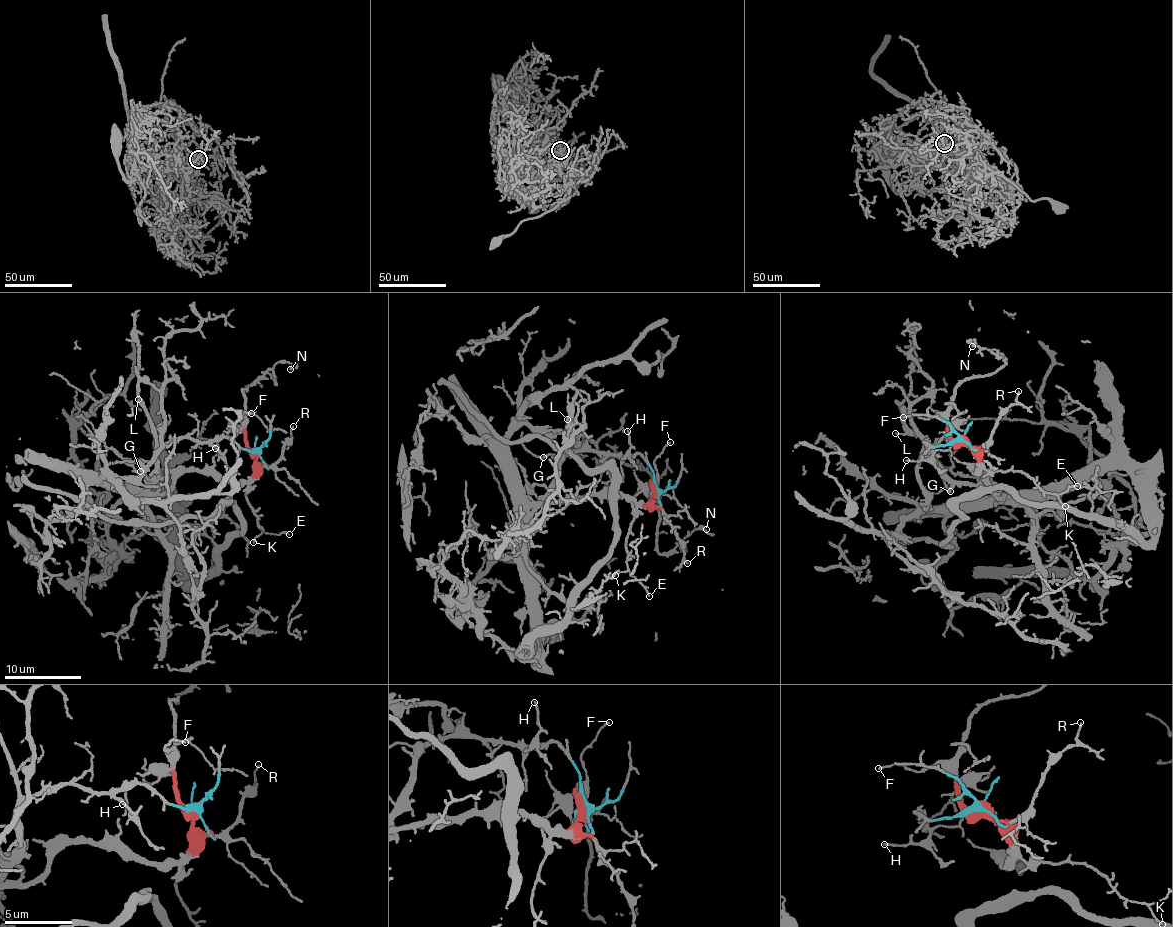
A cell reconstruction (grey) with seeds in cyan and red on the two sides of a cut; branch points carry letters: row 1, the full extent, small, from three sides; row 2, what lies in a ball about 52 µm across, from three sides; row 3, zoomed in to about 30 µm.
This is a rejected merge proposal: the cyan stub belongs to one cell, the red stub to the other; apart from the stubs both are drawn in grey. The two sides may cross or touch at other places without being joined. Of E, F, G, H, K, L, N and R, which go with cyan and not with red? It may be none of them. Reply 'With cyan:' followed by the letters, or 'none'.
With cyan: G, H, L

